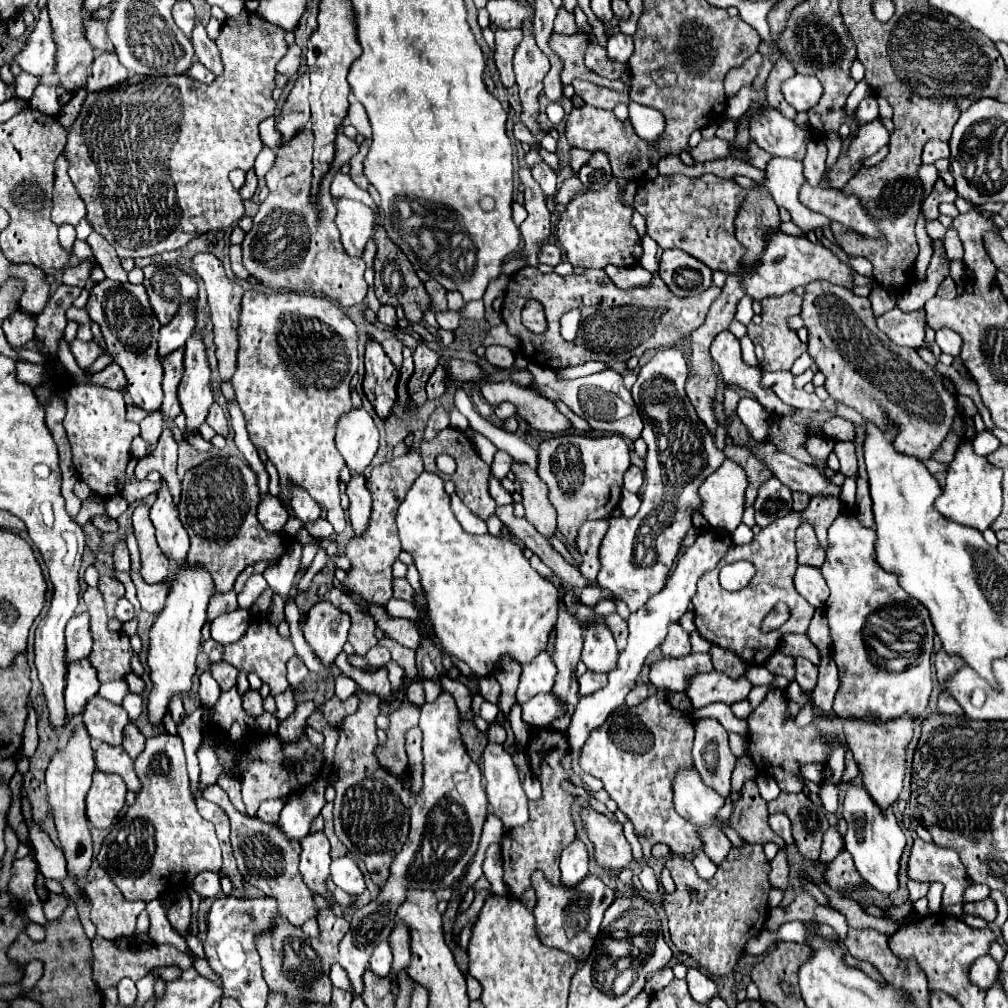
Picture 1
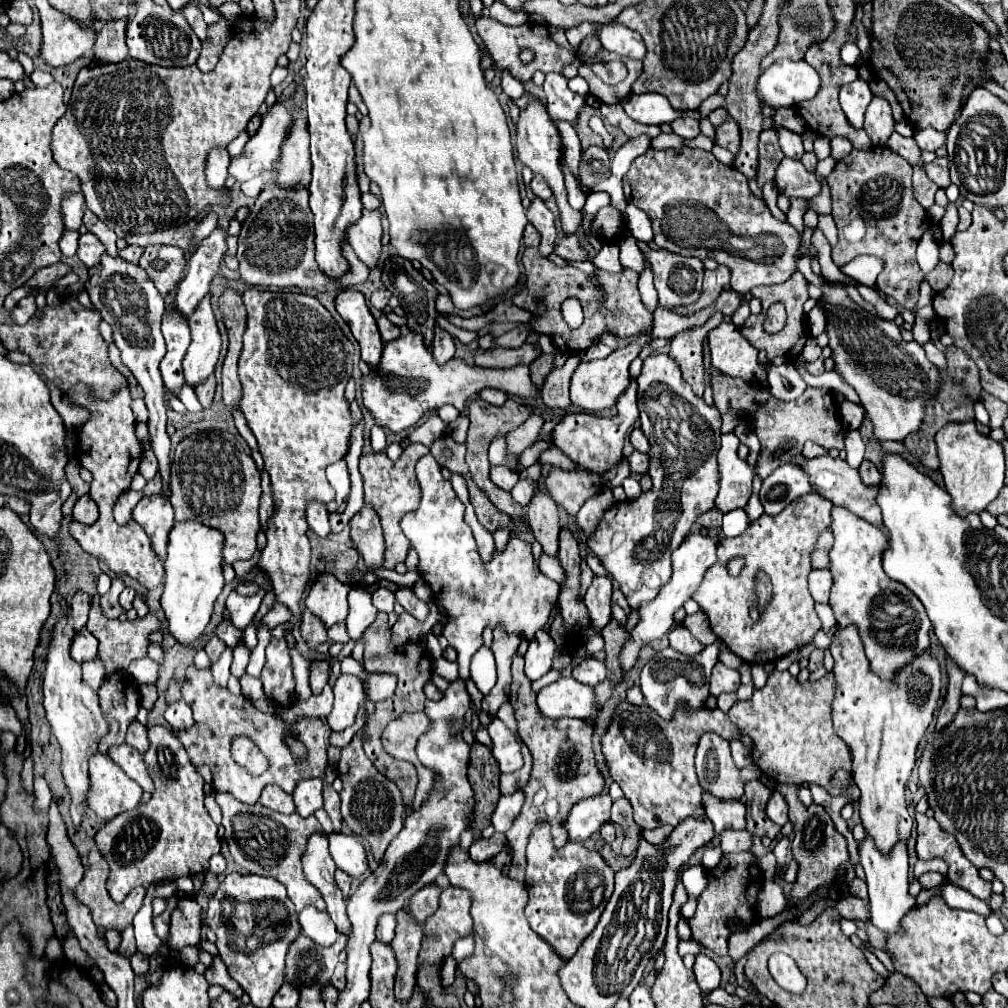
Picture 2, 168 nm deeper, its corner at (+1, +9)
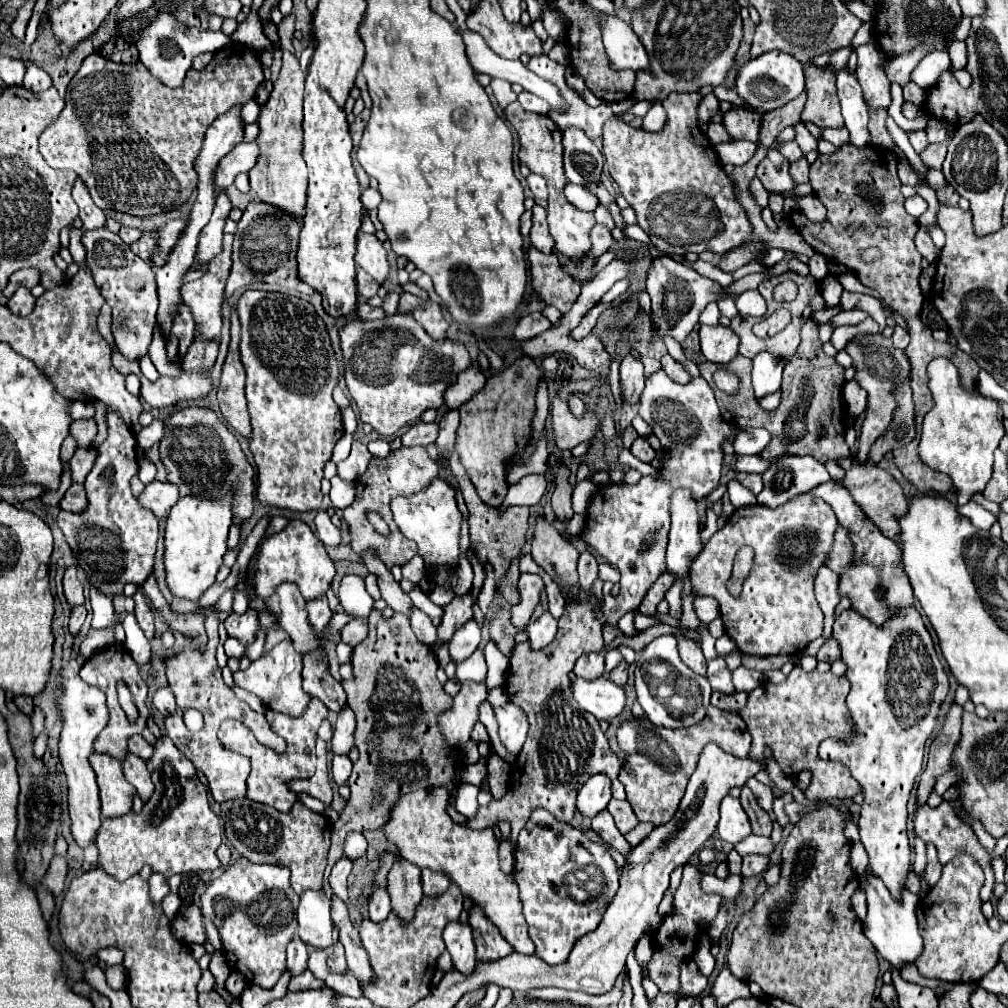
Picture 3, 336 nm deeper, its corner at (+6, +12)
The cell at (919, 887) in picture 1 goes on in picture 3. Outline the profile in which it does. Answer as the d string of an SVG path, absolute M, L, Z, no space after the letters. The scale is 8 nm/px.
M927 844L927 866L925 866L925 872L921 874L921 878L927 882L929 888L933 888L937 884L937 880L941 878L941 864L937 862L933 844Z

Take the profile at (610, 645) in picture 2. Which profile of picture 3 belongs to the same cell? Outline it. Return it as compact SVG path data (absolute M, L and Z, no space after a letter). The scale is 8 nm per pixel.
M621 662L617 668L613 668L611 672L609 672L609 678L613 680L613 682L617 682L619 686L623 686L625 682L627 682L627 662Z

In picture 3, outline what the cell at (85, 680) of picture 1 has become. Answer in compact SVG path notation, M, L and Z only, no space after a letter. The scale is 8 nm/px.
M77 606L77 608L73 608L73 610L71 610L71 622L69 622L69 630L71 630L71 634L73 634L73 636L79 632L81 624L85 622L85 616L87 616L85 606Z

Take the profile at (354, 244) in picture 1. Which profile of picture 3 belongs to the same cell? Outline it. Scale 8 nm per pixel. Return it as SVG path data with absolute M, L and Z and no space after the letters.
M363 232L357 234L355 262L365 272L369 272L379 284L383 284L389 278L387 252L375 234L363 234Z

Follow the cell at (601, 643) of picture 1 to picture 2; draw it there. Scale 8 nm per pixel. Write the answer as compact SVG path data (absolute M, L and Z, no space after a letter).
M594 577L592 585L584 595L584 605L588 609L590 627L600 633L610 621L610 603L612 603L612 581L608 577Z

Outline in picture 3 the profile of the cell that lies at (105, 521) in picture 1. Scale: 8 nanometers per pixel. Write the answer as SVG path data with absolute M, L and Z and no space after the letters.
M71 484L69 490L65 492L65 496L61 498L59 504L61 510L69 510L69 512L81 512L85 508L85 488L83 484Z

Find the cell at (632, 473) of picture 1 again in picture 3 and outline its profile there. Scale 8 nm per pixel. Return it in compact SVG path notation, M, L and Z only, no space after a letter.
M639 436L639 438L633 442L633 446L631 446L629 450L631 450L631 452L633 452L633 456L635 456L635 458L639 458L641 462L653 462L653 460L657 458L655 450L649 446L647 438L643 438L643 436Z

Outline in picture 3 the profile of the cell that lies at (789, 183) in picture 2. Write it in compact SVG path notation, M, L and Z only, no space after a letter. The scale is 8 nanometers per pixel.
M769 150L757 168L757 178L771 194L787 194L795 188L789 176L789 162L781 156L779 150Z

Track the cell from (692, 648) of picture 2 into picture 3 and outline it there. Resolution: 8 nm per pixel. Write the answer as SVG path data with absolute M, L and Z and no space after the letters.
M679 638L679 654L681 654L681 660L683 660L693 672L705 676L707 662L705 662L705 656L703 656L701 648L699 648L693 640Z

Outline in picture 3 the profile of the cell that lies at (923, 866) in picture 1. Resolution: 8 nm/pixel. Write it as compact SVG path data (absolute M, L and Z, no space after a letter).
M941 802L937 808L931 808L931 806L927 806L927 804L919 806L917 812L915 812L915 822L913 822L913 824L915 824L915 834L917 834L921 840L933 842L933 844L937 846L939 864L947 864L949 860L953 860L953 858L957 856L957 852L963 852L963 850L969 852L971 856L975 856L977 862L981 864L985 875L983 888L981 888L981 900L989 900L989 898L991 898L995 886L993 868L991 868L991 856L989 856L989 852L979 844L975 832L971 830L971 826L963 824L963 822L957 818L957 814L955 814L955 810L953 810L953 806L951 806L949 802Z

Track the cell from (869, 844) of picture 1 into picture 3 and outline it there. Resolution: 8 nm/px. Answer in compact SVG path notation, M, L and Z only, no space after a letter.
M871 876L867 884L861 884L863 892L867 894L867 918L863 920L863 932L865 936L875 944L877 952L895 968L895 970L903 970L909 964L915 964L915 960L921 956L923 952L923 938L919 934L919 924L917 924L917 904L919 898L915 894L911 894L909 890L903 892L903 902L897 902L891 892L885 888L885 884Z

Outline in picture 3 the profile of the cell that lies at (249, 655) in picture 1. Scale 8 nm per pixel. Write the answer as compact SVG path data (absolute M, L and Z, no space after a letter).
M285 640L277 644L267 656L251 662L251 666L245 672L233 672L233 680L235 686L255 694L267 708L287 716L301 716L311 700L311 696L307 696L307 692L301 688L301 668L303 668L303 656L295 652L289 640Z

